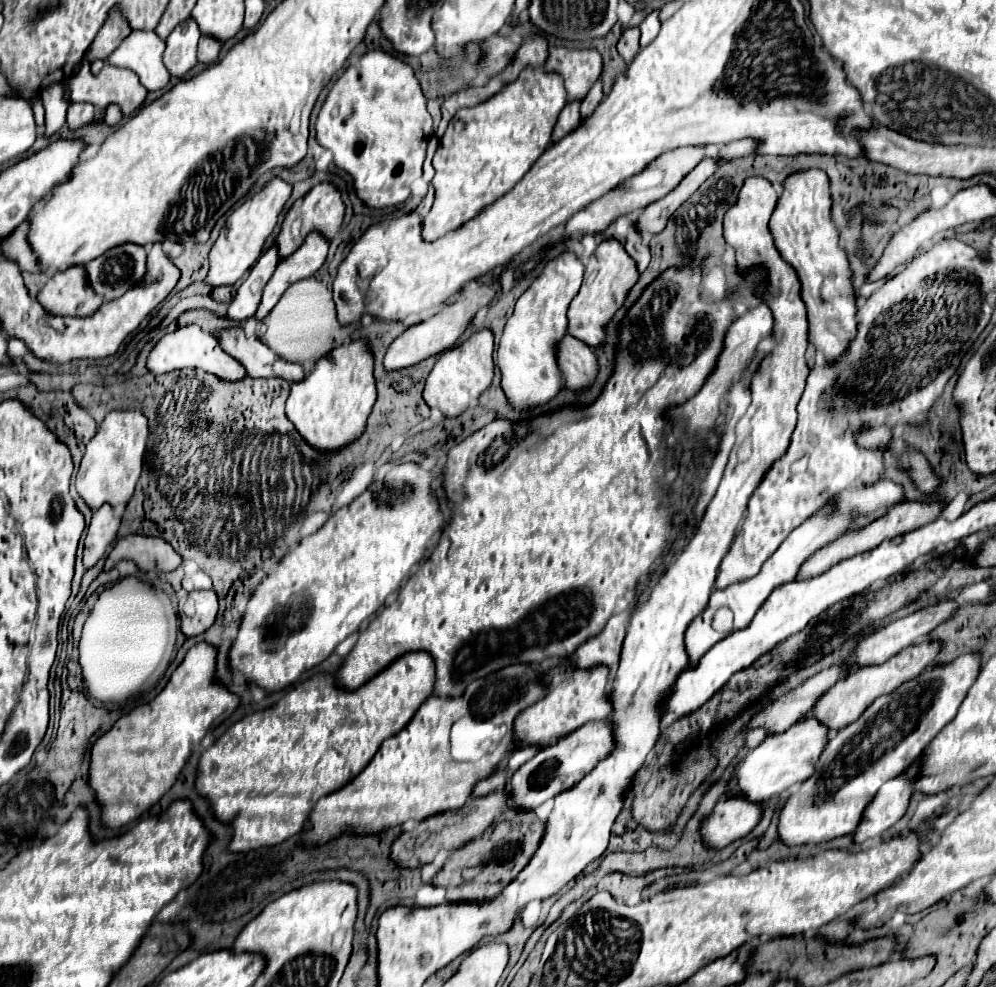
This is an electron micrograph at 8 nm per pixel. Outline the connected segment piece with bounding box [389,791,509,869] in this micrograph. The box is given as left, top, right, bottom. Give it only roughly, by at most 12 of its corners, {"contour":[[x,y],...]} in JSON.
{"contour":[[507,791],[423,823],[403,825],[389,859],[431,863],[483,835],[507,807]]}

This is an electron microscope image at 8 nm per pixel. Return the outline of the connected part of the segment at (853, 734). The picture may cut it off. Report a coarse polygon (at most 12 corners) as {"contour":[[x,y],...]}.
{"contour":[[979,655],[929,667],[829,739],[777,825],[787,847],[895,825]]}

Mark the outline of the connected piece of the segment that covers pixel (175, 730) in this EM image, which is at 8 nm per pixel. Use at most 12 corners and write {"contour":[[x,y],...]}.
{"contour":[[197,643],[151,703],[95,741],[89,787],[105,827],[175,783],[237,709]]}

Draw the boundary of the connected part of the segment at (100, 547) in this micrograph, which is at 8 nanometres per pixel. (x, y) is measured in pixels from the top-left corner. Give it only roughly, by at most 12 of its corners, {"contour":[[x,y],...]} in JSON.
{"contour":[[99,507],[89,523],[83,567],[91,569],[115,541],[119,519]]}

